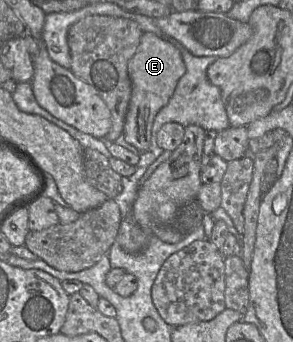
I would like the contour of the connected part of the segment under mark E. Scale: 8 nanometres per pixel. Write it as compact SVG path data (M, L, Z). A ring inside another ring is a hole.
M152 32L142 34L134 56L128 62L132 83L129 107L122 137L140 151L147 151L152 139L152 126L157 113L168 103L186 67L178 48Z

